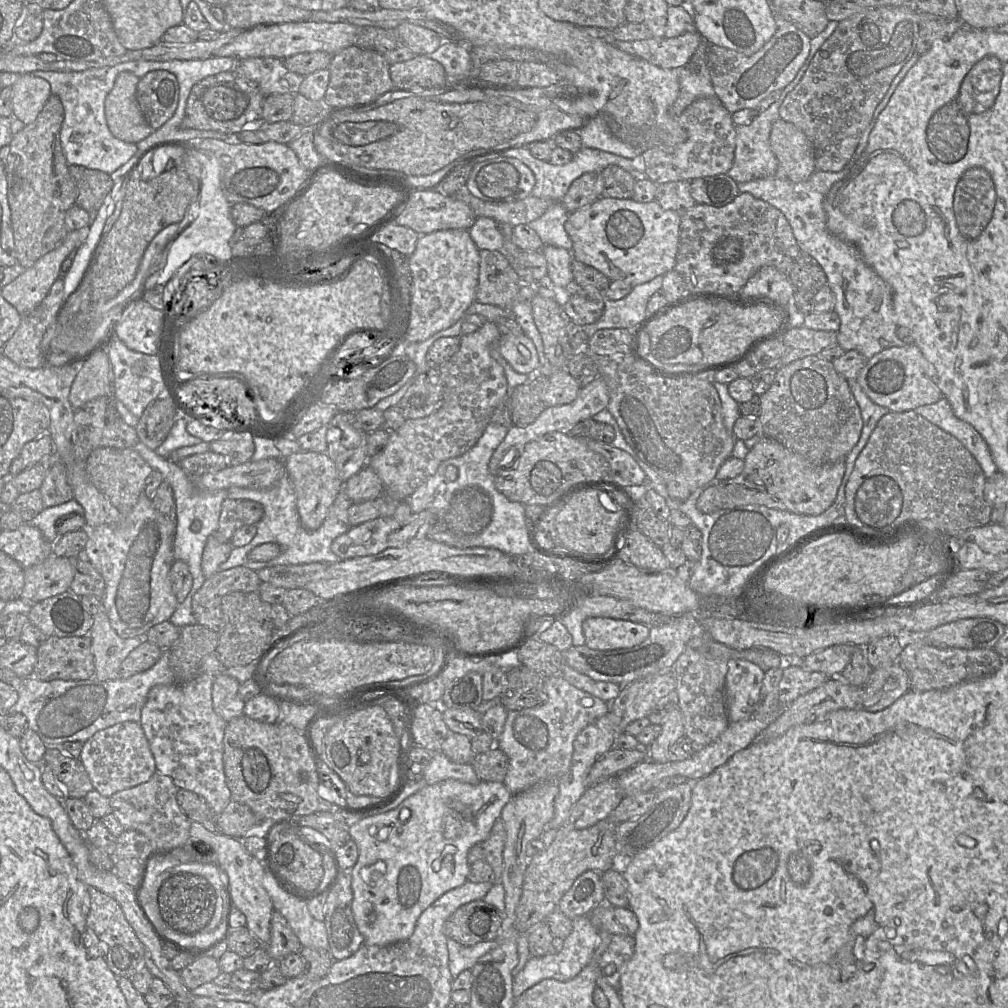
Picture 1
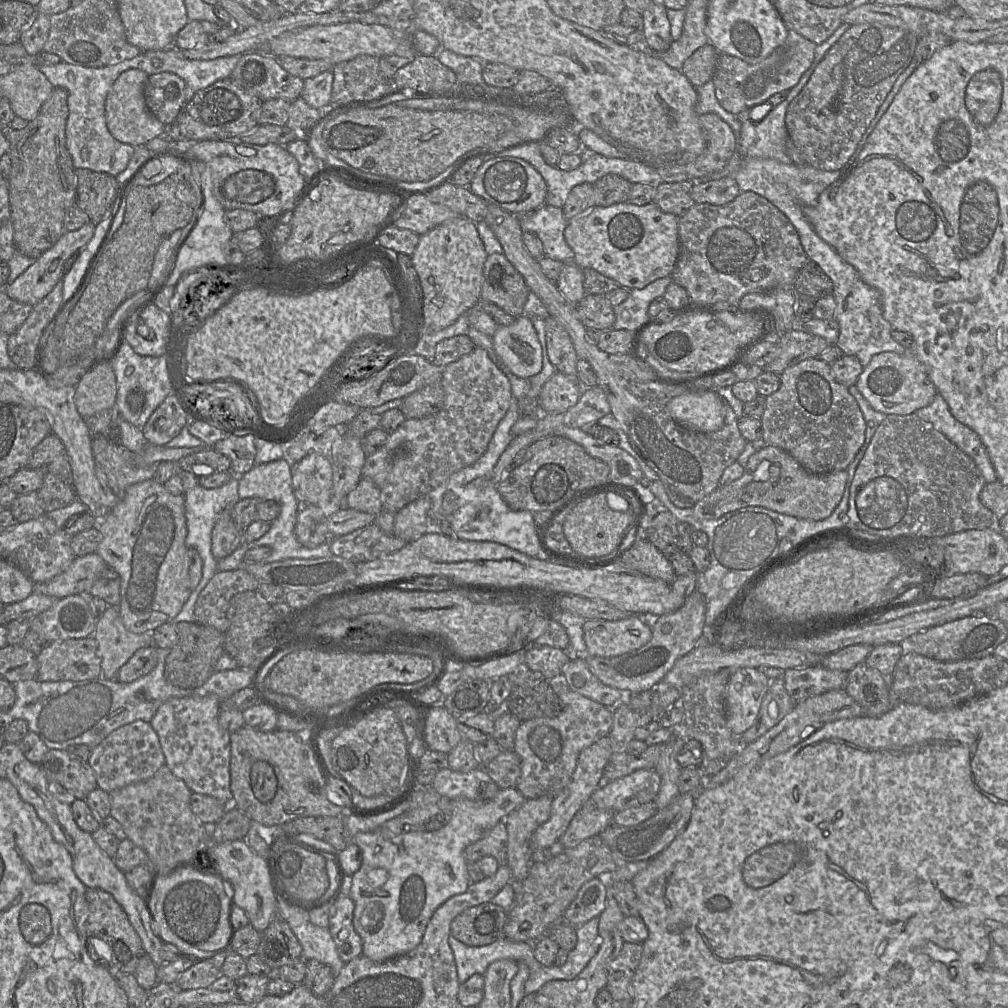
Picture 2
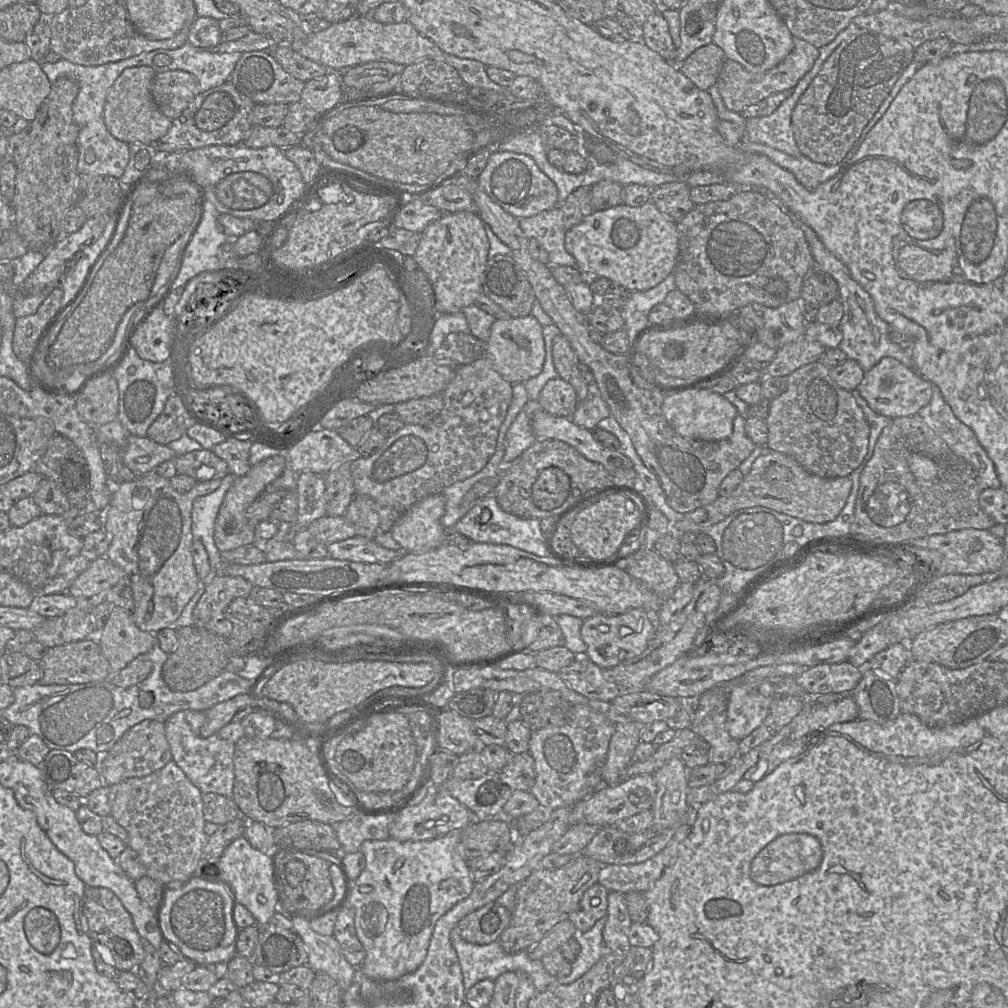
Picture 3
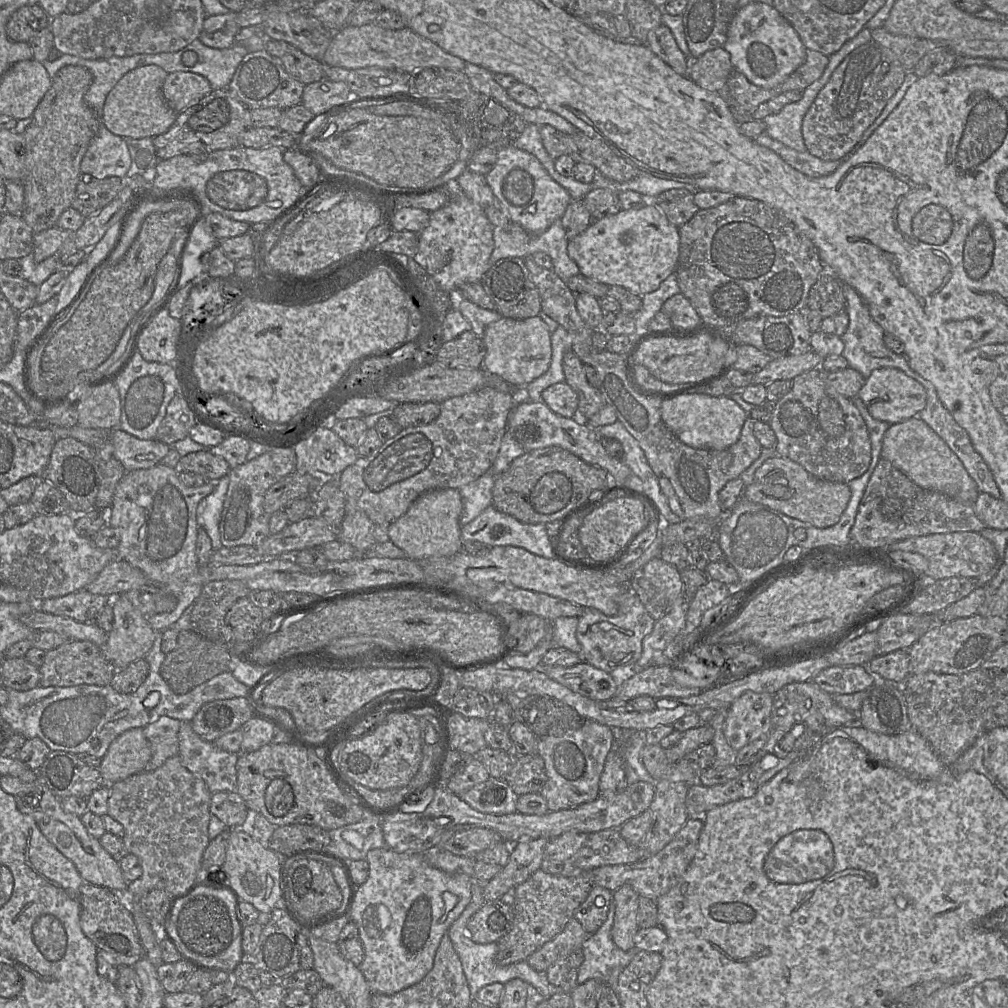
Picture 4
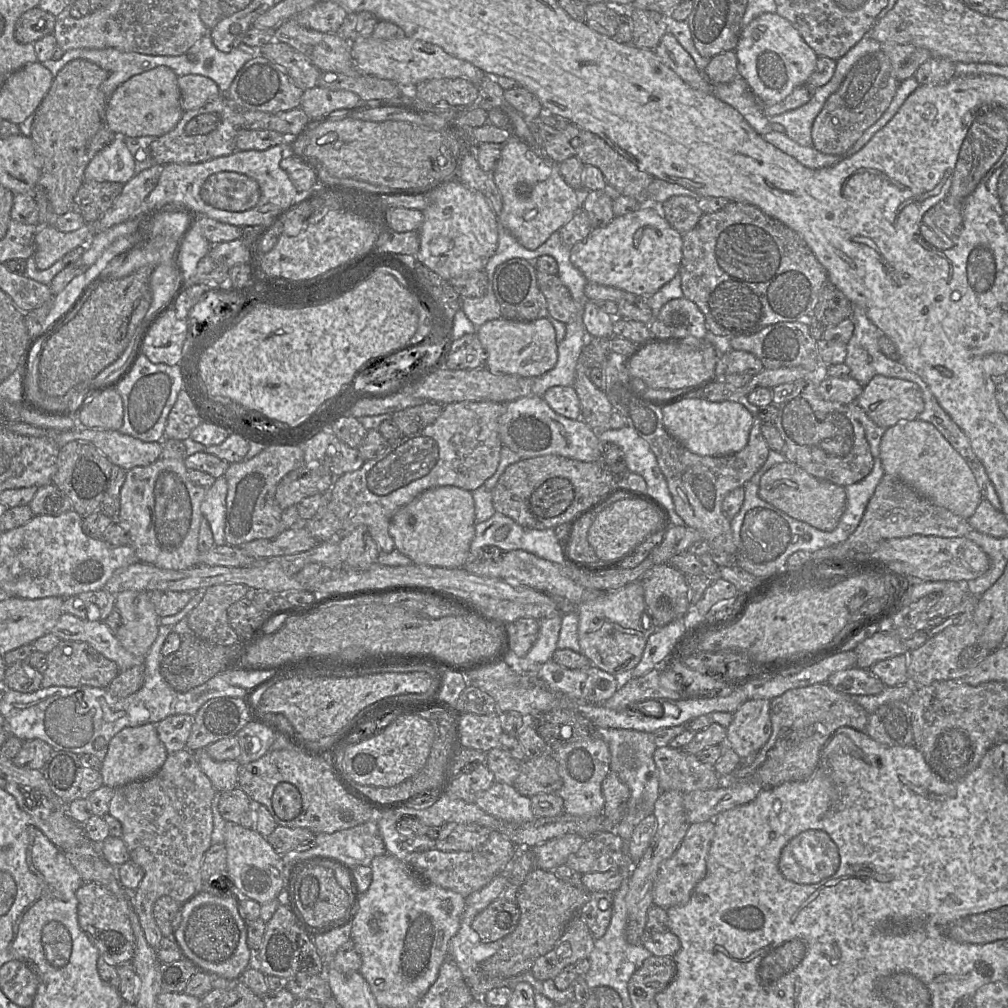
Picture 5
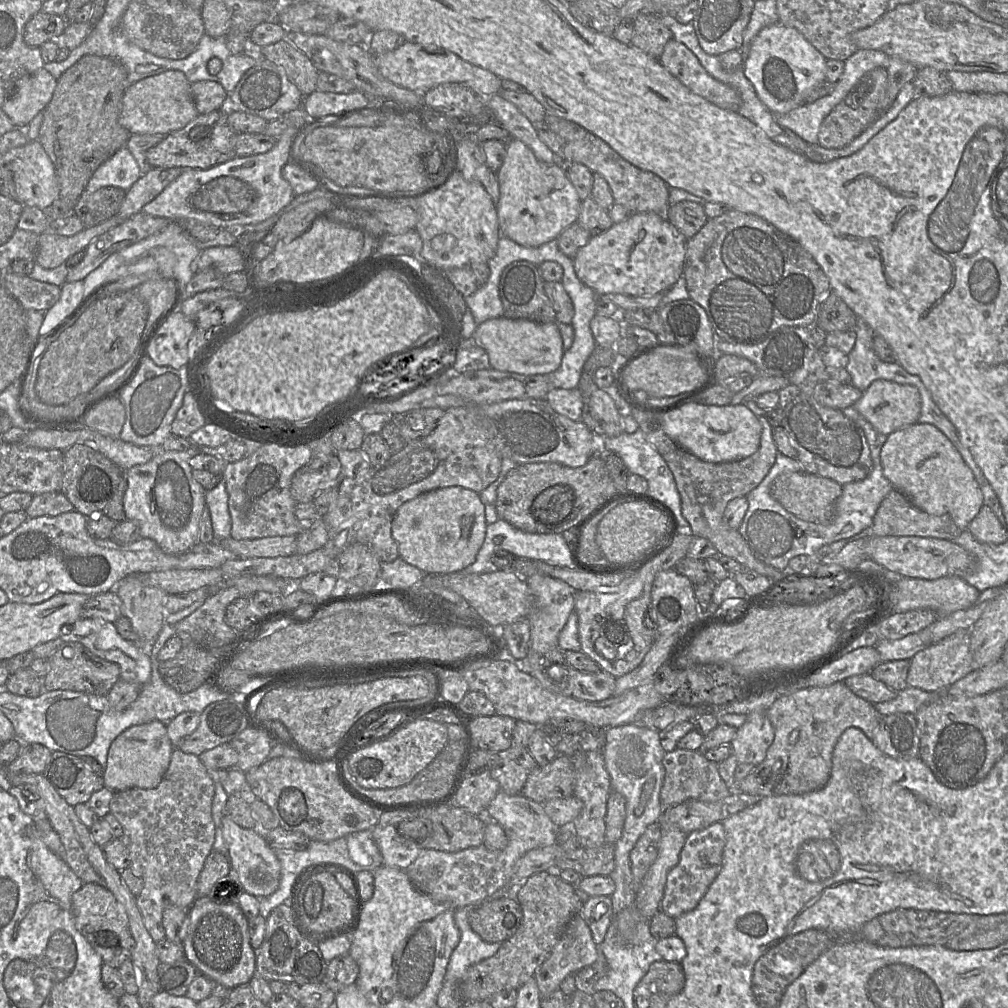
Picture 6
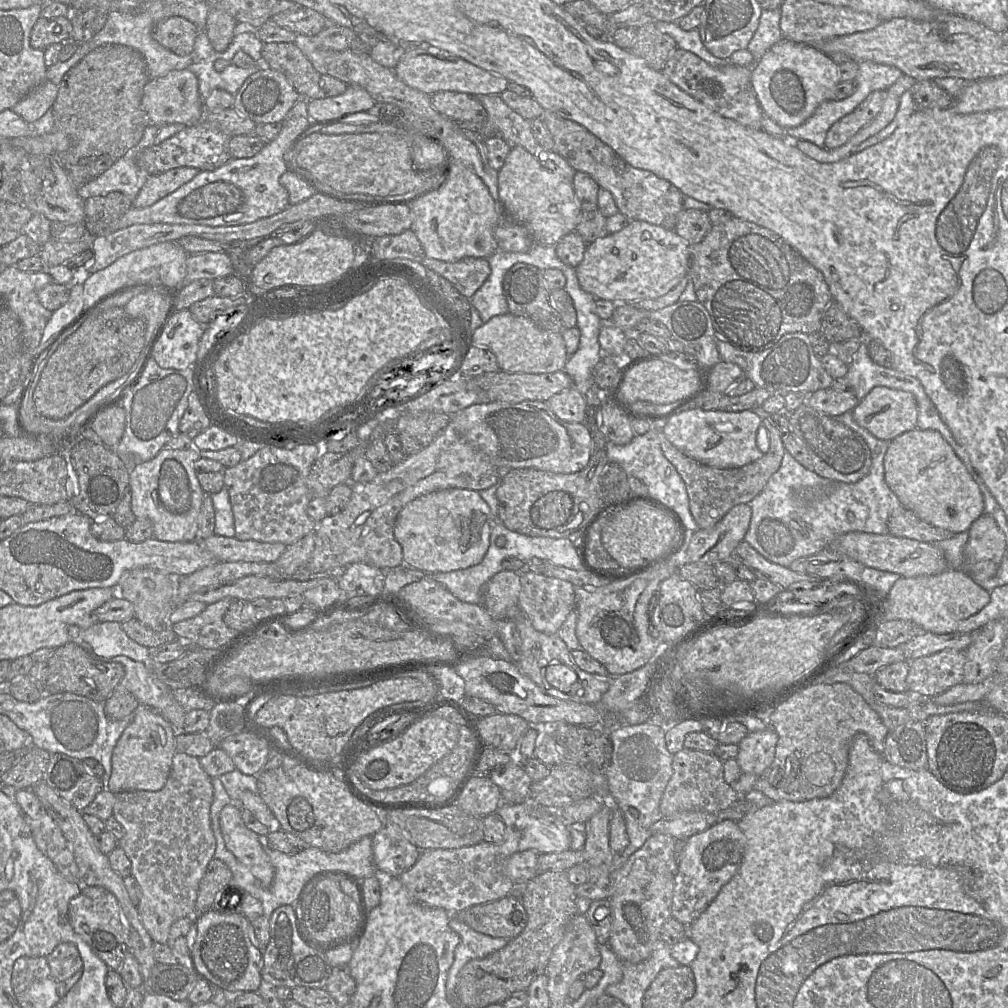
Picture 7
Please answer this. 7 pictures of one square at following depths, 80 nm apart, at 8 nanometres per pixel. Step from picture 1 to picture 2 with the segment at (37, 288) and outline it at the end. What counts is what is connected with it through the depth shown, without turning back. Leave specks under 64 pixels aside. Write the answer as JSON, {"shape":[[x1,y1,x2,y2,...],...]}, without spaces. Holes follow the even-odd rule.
{"shape":[[87,222,81,228,71,232,65,232,60,239,48,250,42,253,29,268,15,279,11,284,5,286,6,294,15,301,35,306,62,278,62,270,65,261,77,251,82,251,92,239,96,225]]}

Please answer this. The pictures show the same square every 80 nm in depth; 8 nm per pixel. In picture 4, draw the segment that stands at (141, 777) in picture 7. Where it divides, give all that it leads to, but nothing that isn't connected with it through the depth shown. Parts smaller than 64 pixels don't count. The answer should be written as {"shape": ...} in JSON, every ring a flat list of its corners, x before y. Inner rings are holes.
{"shape":[[132,728,119,735,101,759,99,772,104,785,112,785,144,771,152,756,143,728]]}

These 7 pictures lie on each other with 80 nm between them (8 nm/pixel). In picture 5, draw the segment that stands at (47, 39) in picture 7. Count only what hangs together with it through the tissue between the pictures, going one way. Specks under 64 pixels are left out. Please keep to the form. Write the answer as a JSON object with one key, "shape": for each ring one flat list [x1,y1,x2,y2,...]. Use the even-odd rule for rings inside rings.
{"shape":[[39,7,23,13,15,24,14,38,18,43,34,43,48,34,53,34,57,17]]}

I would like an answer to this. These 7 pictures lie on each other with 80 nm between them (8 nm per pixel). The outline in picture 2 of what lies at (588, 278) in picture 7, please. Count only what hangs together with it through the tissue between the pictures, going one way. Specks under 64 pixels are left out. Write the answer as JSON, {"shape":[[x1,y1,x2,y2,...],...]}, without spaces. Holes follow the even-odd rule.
{"shape":[[654,201,643,206,630,202,617,203,607,207,594,206,570,219,567,222,564,236,567,244,574,252,574,262,578,267,582,270,587,268,594,269,602,275,615,280,619,286,629,290,641,289,659,278,671,276,679,255,678,217,674,214,663,212]]}

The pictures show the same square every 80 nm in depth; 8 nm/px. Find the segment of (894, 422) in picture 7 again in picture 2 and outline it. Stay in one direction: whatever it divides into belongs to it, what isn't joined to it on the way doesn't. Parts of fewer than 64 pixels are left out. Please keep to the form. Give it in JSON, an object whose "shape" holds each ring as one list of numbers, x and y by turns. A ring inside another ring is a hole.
{"shape":[[882,352,876,354,863,369,857,380,857,388,870,405,886,415,908,415,928,406,938,391,931,382,926,368,911,352,904,354]]}

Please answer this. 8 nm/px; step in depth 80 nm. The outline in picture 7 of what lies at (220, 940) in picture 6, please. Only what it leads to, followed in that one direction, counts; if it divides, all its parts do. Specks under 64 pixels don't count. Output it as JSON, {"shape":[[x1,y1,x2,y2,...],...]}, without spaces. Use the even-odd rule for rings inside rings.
{"shape":[[210,909,199,915,194,925,196,938,190,957,198,975,224,990,228,1004,244,992,258,992,262,985,262,951,253,944,250,921,239,912]]}

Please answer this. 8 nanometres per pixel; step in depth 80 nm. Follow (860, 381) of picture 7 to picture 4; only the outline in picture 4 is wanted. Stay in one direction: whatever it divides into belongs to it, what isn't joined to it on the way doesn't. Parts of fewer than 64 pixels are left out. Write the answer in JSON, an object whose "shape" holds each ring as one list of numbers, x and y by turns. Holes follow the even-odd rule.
{"shape":[[842,284,846,298,846,311,849,316,849,326,841,339,844,343,843,356,848,361,849,367,857,370,867,379,872,371,879,368,897,368,917,382,921,377,908,364,904,355,899,355,888,349,884,343,884,329,872,318,869,308,859,293,850,285]]}

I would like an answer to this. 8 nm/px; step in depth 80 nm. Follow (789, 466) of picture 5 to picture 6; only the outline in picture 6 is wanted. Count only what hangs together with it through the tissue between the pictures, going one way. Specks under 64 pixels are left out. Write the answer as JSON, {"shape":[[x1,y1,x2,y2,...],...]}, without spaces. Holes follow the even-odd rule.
{"shape":[[788,472,776,477,770,486,771,496,799,519,821,525,832,523,836,517,836,501,842,485,826,477,807,472]]}

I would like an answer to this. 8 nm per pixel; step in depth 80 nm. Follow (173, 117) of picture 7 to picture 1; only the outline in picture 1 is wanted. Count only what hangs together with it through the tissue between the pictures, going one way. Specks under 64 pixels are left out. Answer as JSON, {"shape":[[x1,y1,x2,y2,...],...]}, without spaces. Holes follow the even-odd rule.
{"shape":[[131,72,120,73,105,99,105,116,111,133,124,142,135,144,155,131,145,119,137,101,139,80]]}

